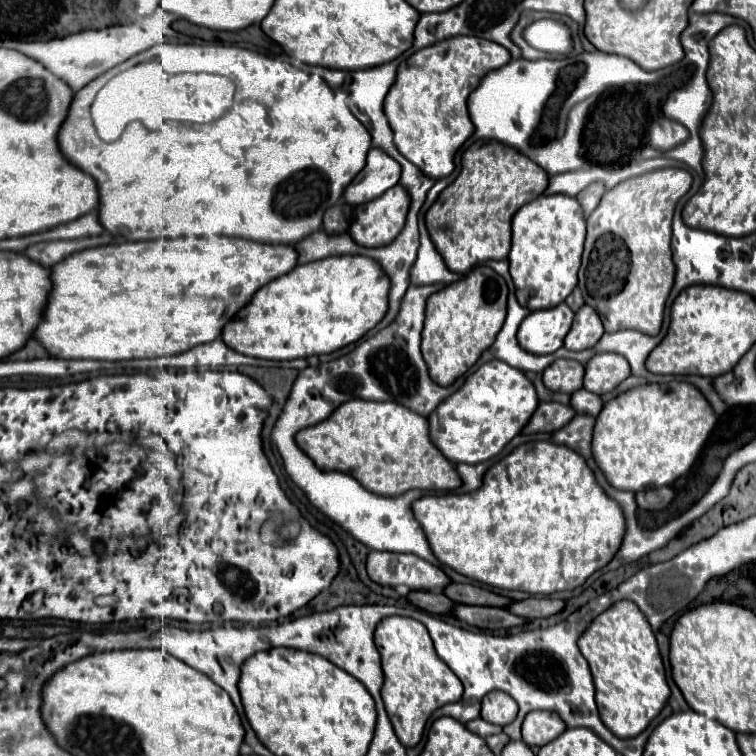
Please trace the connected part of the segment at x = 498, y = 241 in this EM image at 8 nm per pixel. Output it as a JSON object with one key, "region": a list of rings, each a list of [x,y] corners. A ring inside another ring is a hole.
{"region":[[[494,140],[470,146],[462,154],[458,178],[440,192],[424,220],[432,244],[448,270],[466,274],[486,260],[504,260],[510,252],[510,222],[514,212],[546,190],[548,174],[518,150]]]}

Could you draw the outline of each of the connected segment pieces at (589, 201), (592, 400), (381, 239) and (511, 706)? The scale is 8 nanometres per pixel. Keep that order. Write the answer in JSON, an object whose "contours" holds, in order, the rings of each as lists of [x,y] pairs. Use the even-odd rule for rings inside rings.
{"contours":[[[[594,182],[594,184],[586,186],[586,188],[576,196],[576,200],[580,202],[580,206],[582,206],[582,210],[584,210],[584,216],[588,216],[588,214],[598,206],[598,202],[600,202],[600,198],[602,198],[604,192],[606,192],[604,184],[602,184],[602,182]]],[[[584,388],[576,390],[572,396],[570,396],[570,408],[576,412],[576,414],[588,414],[588,416],[596,416],[600,410],[602,410],[602,400],[598,394],[592,394]]],[[[394,186],[386,194],[354,208],[348,234],[360,246],[390,244],[404,228],[408,206],[410,196],[406,196],[402,186]]],[[[488,692],[482,698],[482,718],[490,724],[506,726],[518,714],[518,704],[506,692]]]]}

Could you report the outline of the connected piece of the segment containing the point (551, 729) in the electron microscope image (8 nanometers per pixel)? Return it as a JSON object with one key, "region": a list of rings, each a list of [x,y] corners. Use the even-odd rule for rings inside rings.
{"region":[[[530,712],[524,718],[522,724],[522,740],[532,746],[532,748],[540,748],[548,742],[552,742],[554,738],[558,738],[562,732],[566,730],[566,724],[562,722],[562,718],[554,712]]]}

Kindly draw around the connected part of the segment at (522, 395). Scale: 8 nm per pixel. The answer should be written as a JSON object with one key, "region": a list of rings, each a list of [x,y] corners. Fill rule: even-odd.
{"region":[[[490,360],[430,412],[430,440],[450,462],[478,464],[496,456],[526,426],[536,406],[536,390],[520,370],[502,360]]]}

